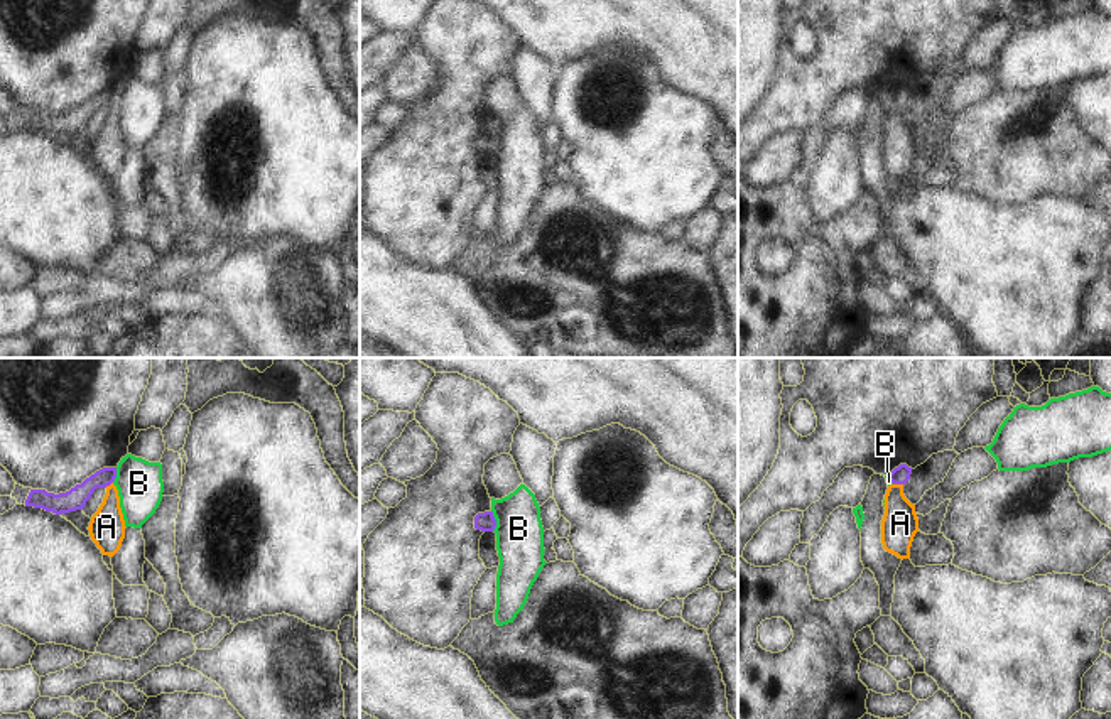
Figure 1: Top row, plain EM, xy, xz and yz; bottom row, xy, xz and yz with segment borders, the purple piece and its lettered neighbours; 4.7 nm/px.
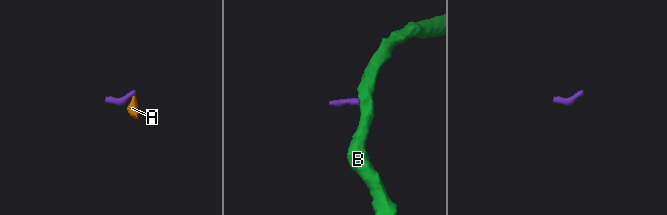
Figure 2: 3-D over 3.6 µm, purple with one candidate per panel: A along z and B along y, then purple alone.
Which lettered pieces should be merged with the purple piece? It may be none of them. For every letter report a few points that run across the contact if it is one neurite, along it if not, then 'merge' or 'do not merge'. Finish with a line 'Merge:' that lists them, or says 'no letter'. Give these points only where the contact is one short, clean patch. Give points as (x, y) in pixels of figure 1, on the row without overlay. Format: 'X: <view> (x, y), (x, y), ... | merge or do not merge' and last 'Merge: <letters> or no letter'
A: yz (900, 97), (899, 105), (897, 130), (900, 145) | merge
B: xz (492, 132), (493, 152) | do not merge
Merge: A

